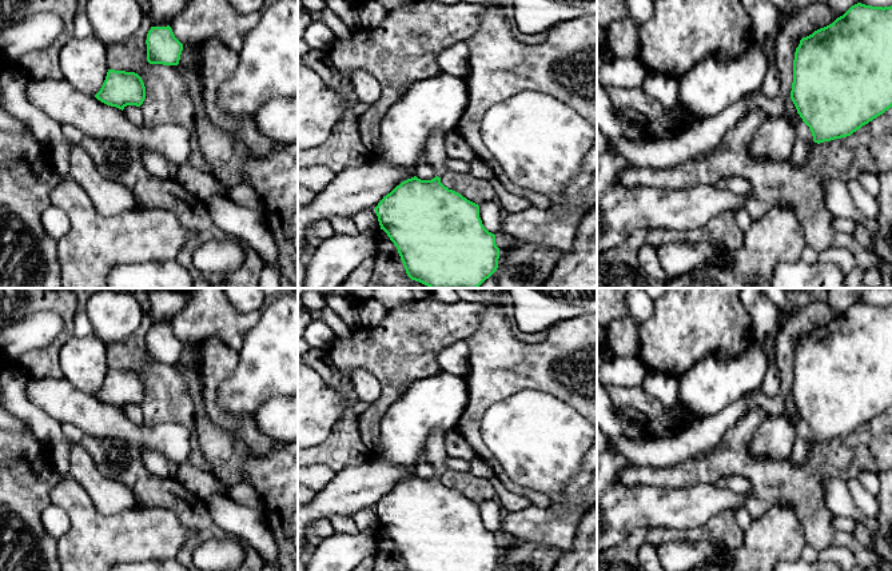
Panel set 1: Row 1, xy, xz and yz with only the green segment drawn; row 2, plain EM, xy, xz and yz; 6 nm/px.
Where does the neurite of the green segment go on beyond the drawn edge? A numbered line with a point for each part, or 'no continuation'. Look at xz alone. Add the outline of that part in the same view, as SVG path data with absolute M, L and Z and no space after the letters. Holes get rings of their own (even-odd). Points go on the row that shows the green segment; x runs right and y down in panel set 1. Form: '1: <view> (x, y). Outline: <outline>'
1: xz (435, 156). Outline: M433 132L430 141L429 141L429 145L427 145L427 149L426 149L423 159L422 159L422 161L429 164L434 169L434 173L438 177L445 175L447 171L447 168L446 168L447 155L445 151L446 136L447 135L443 135L439 132Z

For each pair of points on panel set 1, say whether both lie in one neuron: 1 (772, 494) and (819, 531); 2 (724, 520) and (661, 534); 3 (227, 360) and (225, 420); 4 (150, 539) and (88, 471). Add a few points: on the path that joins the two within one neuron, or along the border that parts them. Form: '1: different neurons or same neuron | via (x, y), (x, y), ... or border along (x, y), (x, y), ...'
1: same neuron | via (785, 494), (789, 494), (813, 518)
2: same neuron | via (708, 532), (677, 534)
3: same neuron | via (212, 375), (212, 406)
4: different neurons | border along (92, 502), (106, 515), (136, 507)

